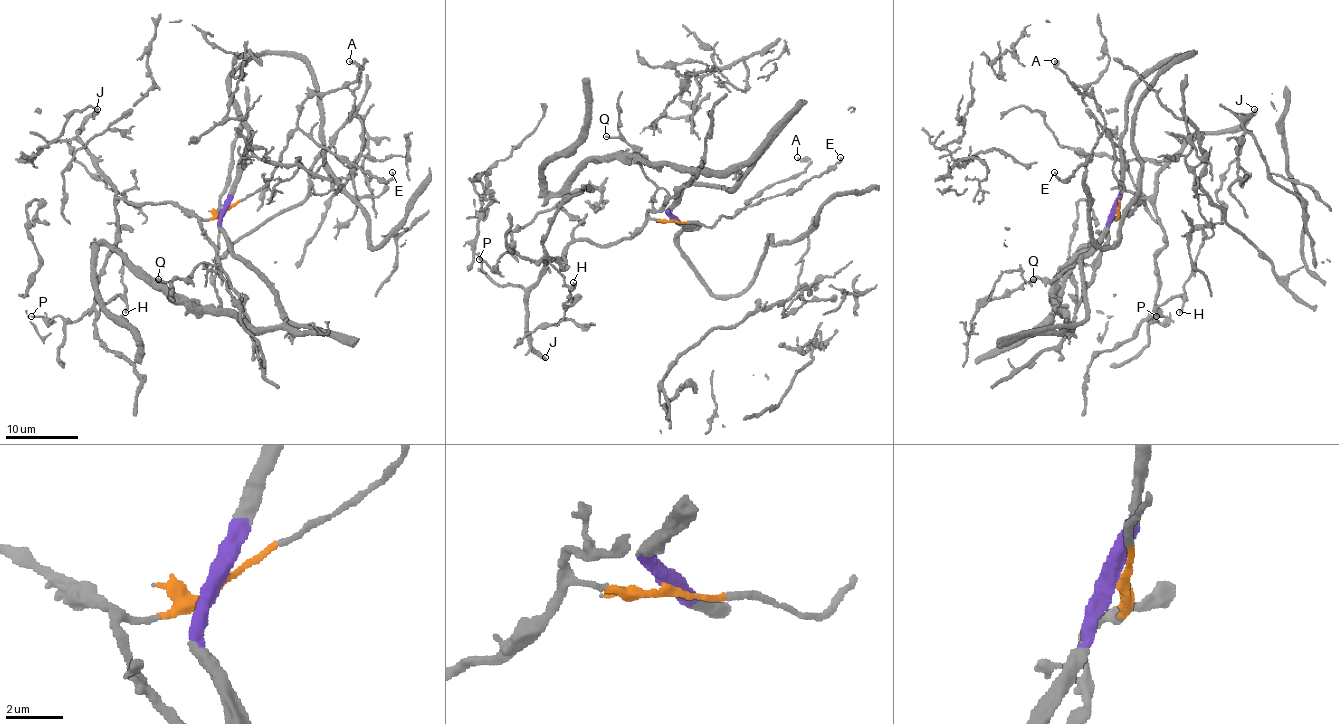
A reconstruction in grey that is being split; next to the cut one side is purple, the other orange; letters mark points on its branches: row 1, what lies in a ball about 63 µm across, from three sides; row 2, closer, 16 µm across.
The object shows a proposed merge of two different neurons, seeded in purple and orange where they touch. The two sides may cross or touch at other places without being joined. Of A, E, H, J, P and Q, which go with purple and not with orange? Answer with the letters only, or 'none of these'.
none of these

